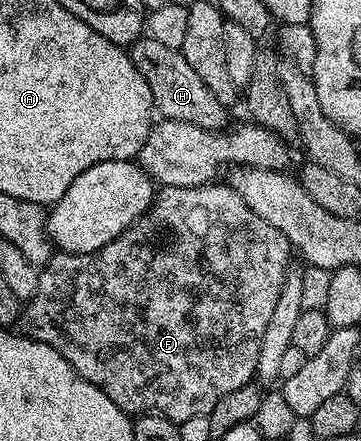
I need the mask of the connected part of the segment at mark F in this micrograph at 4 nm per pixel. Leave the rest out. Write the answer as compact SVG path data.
M210 183L199 187L164 186L154 196L153 206L138 219L130 229L123 231L111 243L94 253L58 252L38 272L35 295L24 302L19 318L19 329L22 334L39 343L47 343L83 379L90 381L111 403L115 403L122 411L130 415L157 413L168 421L184 423L196 417L208 418L209 412L223 399L223 395L231 395L239 387L250 384L257 376L257 360L259 347L263 339L263 331L267 331L267 323L271 323L271 315L275 311L275 303L279 303L279 295L283 291L285 272L291 267L289 253L291 246L283 231L275 231L267 219L259 219L247 203L228 184Z

